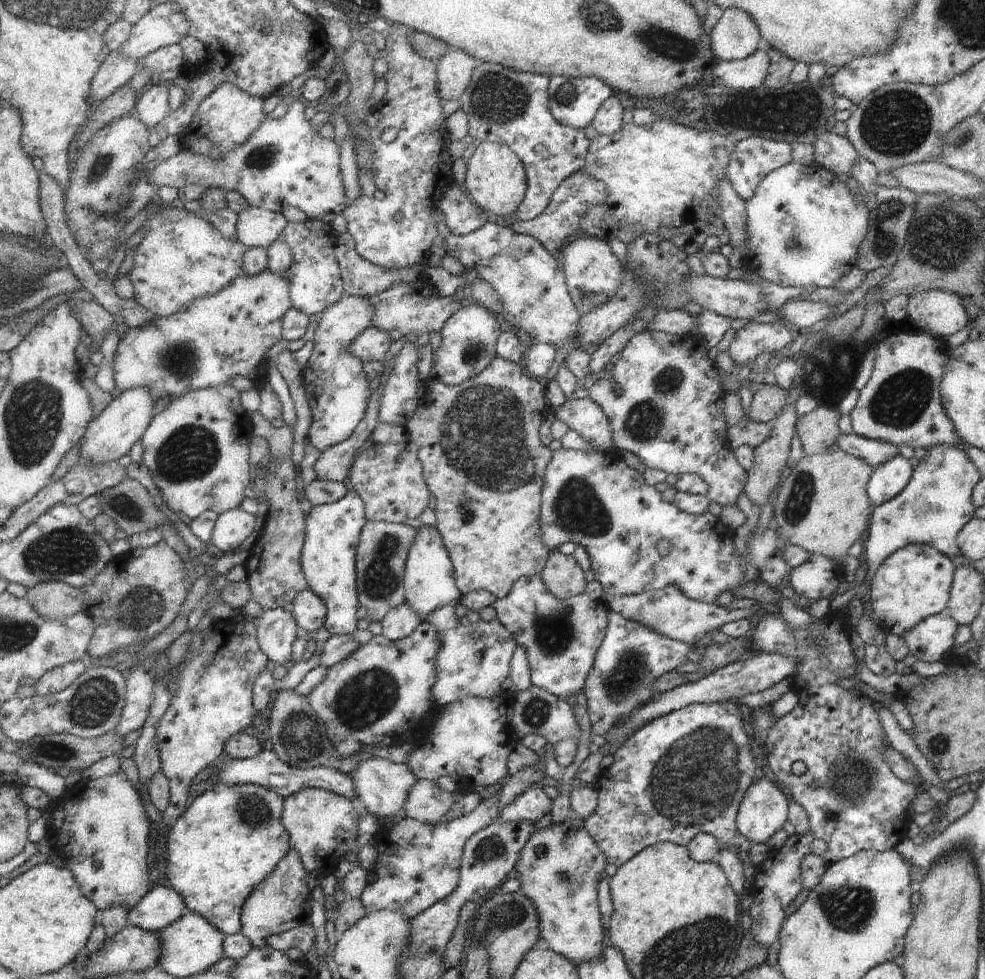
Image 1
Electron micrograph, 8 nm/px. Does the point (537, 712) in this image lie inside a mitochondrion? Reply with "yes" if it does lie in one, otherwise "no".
yes

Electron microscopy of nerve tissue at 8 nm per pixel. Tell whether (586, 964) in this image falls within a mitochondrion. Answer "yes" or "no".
no

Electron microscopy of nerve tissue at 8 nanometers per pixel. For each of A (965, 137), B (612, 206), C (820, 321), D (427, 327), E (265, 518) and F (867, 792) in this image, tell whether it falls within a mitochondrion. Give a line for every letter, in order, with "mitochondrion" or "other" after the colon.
A: mitochondrion
B: other
C: other
D: other
E: other
F: other

